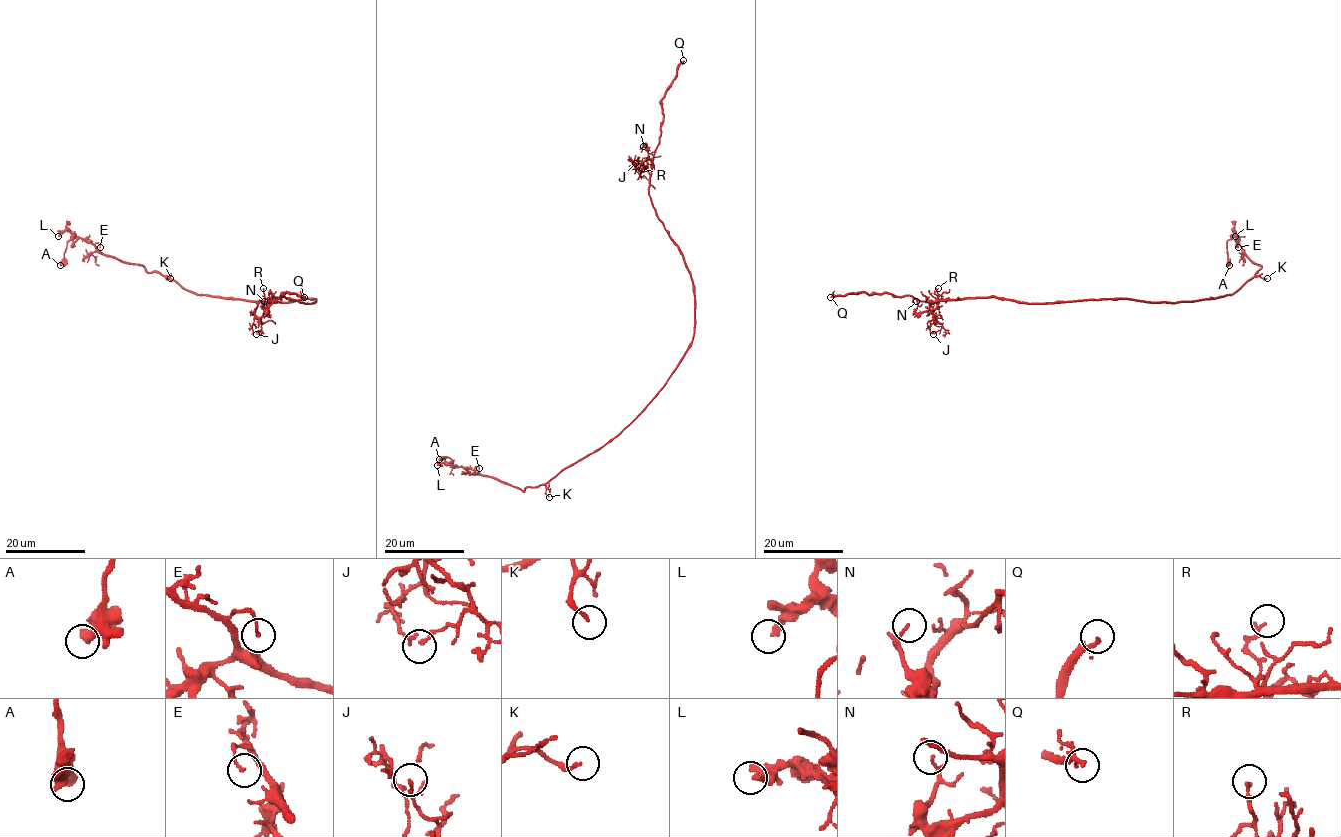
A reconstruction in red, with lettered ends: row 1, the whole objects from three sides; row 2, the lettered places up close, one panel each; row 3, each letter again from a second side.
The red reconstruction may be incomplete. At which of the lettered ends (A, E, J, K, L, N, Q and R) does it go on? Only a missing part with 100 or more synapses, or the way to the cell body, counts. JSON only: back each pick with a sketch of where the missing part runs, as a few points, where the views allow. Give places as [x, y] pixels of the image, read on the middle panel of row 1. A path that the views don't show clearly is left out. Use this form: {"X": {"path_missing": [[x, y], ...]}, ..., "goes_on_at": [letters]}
{"goes_on_at": ["Q"]}

